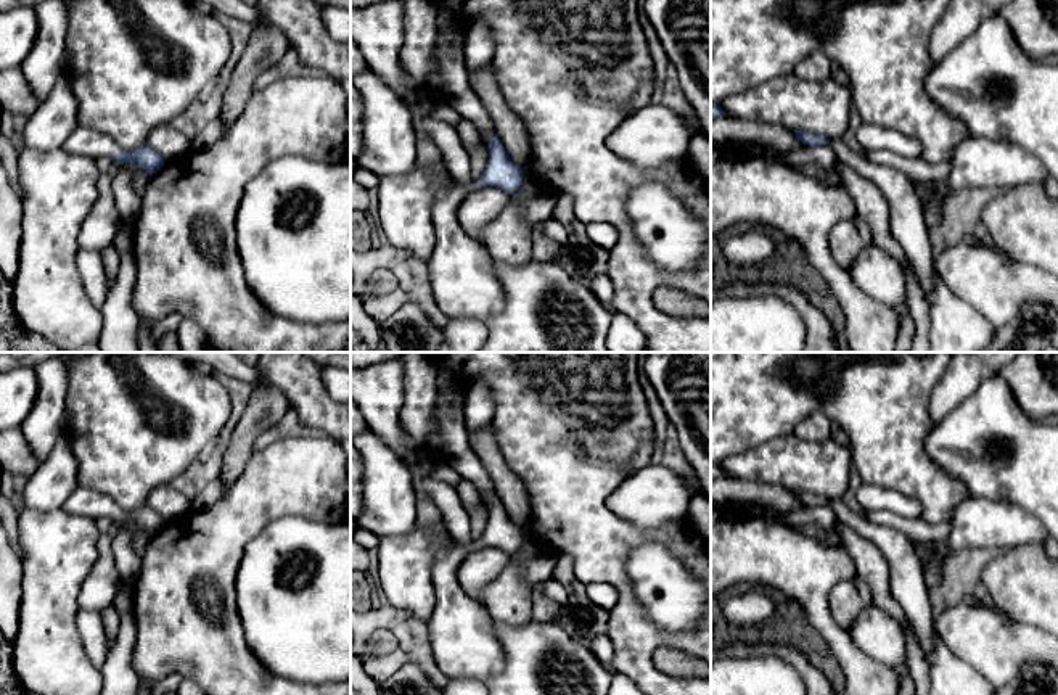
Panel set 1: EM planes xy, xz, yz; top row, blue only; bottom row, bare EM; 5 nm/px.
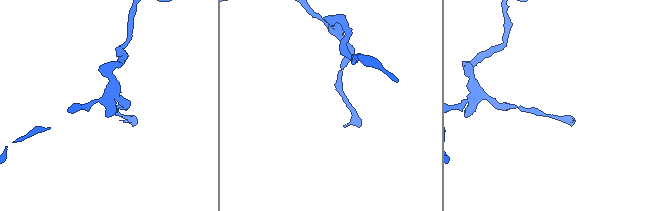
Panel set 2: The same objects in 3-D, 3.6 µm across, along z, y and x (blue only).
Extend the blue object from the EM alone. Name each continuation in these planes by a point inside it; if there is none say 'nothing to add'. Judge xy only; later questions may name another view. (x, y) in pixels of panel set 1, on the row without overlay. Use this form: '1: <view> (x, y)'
1: xy (84, 502)

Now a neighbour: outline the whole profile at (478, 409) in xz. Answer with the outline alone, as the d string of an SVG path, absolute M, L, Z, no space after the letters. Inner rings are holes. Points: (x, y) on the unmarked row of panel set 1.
M482 381L468 386L461 412L468 431L478 431L492 425L495 402L489 386Z

